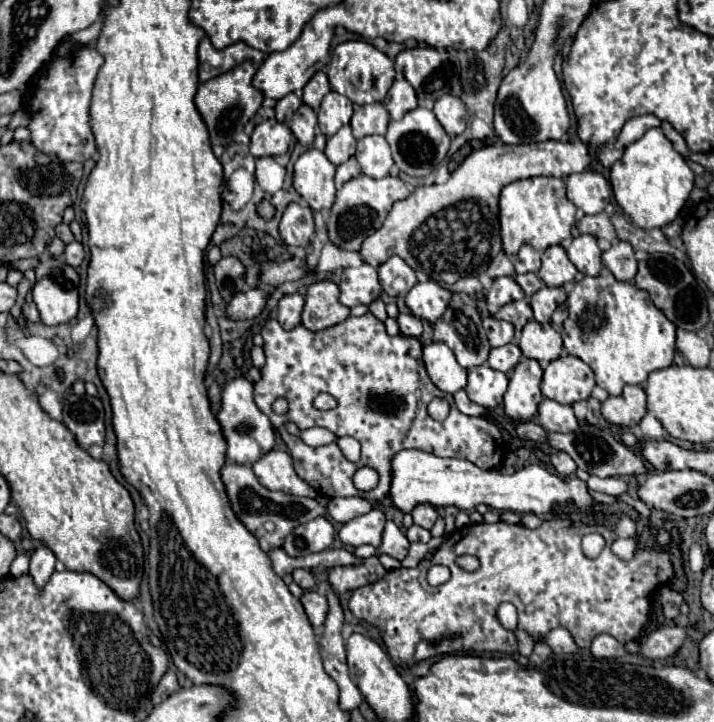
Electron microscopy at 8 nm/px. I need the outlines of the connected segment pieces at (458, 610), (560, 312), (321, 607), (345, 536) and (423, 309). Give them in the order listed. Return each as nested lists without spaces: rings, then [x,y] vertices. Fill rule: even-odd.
[[[556,517],[544,521],[538,529],[526,529],[524,525],[508,525],[508,523],[478,523],[456,529],[448,541],[444,541],[432,559],[422,559],[414,569],[392,569],[380,581],[360,587],[352,591],[352,599],[348,607],[360,621],[380,629],[380,637],[388,649],[388,655],[400,667],[412,667],[424,659],[440,659],[444,655],[458,653],[502,653],[512,655],[518,649],[518,641],[514,631],[506,631],[498,619],[496,609],[500,603],[510,601],[518,609],[518,629],[530,633],[534,641],[542,641],[552,629],[564,627],[570,631],[578,647],[590,647],[592,639],[600,633],[608,633],[620,643],[634,641],[642,627],[648,623],[648,609],[652,603],[652,595],[658,587],[668,583],[674,577],[674,567],[670,563],[670,531],[658,527],[654,533],[656,549],[636,547],[636,553],[630,561],[618,559],[610,545],[620,537],[636,537],[636,525],[630,517],[620,517],[612,525],[592,525],[592,527],[574,527],[570,519]],[[586,533],[600,533],[606,539],[606,547],[596,559],[584,557],[580,549],[580,541]],[[460,555],[474,555],[480,561],[476,571],[464,571],[456,565]],[[432,565],[446,565],[450,569],[450,581],[432,587],[426,581],[426,573]]]
[[[565,303],[562,305],[559,305],[557,309],[554,311],[551,318],[553,328],[556,331],[560,332],[563,327],[563,322],[567,317],[568,317],[567,305]]]
[[[304,591],[300,601],[304,605],[304,611],[306,611],[312,627],[322,625],[322,621],[326,619],[326,597],[320,595],[318,591]]]
[[[374,507],[368,513],[344,523],[342,529],[340,529],[340,539],[342,539],[342,543],[352,545],[352,547],[370,543],[370,545],[378,548],[380,539],[382,539],[384,523],[386,523],[384,513]]]
[[[434,281],[416,283],[408,291],[404,301],[406,301],[408,309],[412,311],[412,315],[434,323],[446,311],[446,305],[450,303],[450,291],[446,291],[444,287],[440,287]]]

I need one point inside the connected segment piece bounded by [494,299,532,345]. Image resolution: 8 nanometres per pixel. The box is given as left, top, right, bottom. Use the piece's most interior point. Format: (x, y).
(518, 312)

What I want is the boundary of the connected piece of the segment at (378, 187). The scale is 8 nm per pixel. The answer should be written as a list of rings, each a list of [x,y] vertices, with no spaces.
[[[358,175],[342,185],[342,189],[336,195],[336,203],[330,209],[330,219],[326,221],[328,233],[332,243],[336,243],[342,249],[358,251],[362,241],[382,225],[384,217],[388,215],[390,207],[398,199],[406,199],[410,195],[410,187],[400,179],[400,177],[382,177],[382,179],[372,179],[368,175]]]

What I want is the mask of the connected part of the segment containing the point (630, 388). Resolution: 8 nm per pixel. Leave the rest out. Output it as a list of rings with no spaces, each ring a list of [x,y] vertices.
[[[626,385],[622,395],[608,397],[602,403],[602,417],[620,427],[634,427],[646,415],[646,395],[638,385]]]

